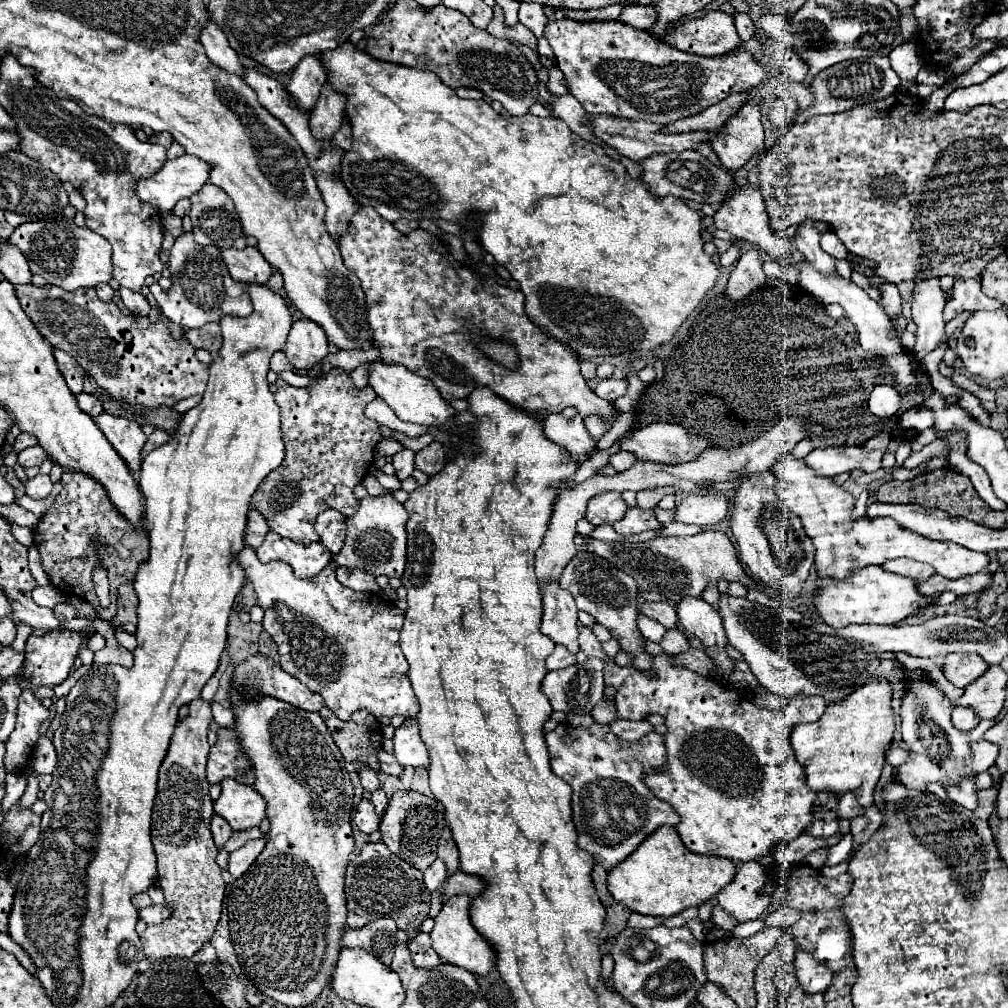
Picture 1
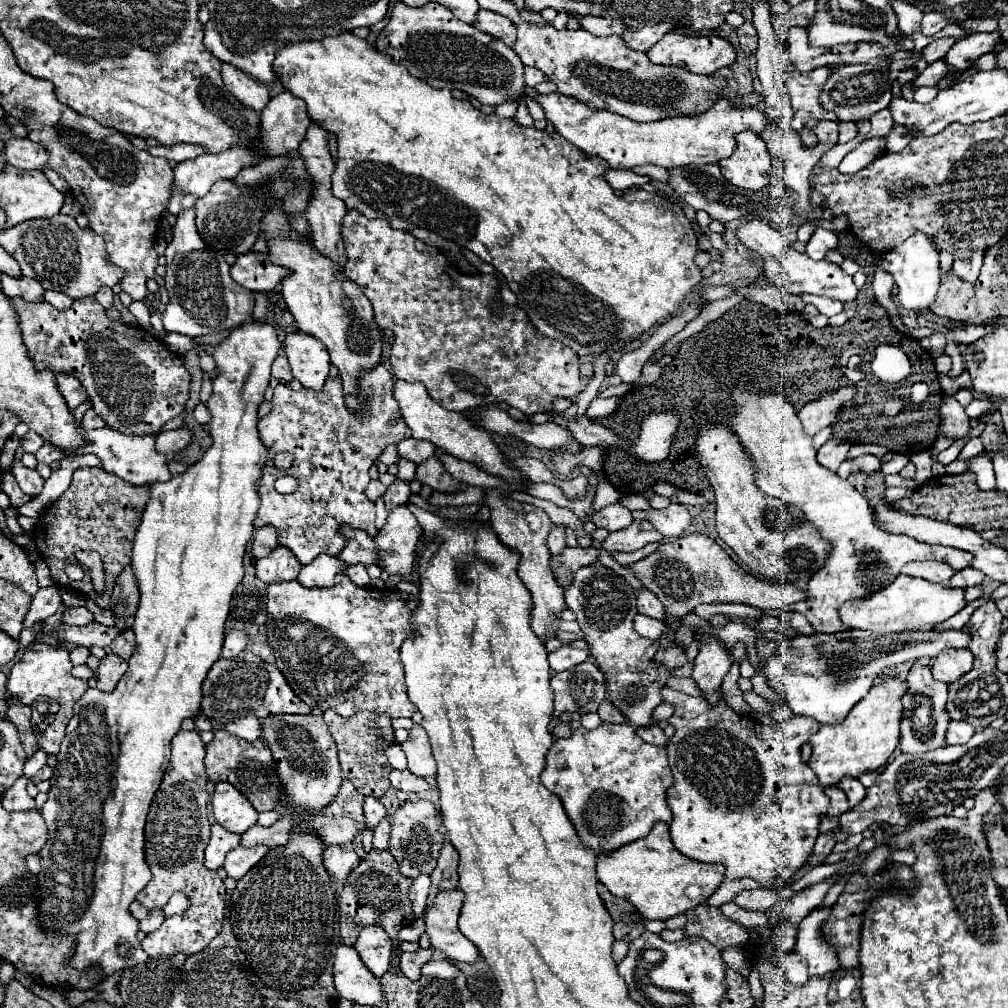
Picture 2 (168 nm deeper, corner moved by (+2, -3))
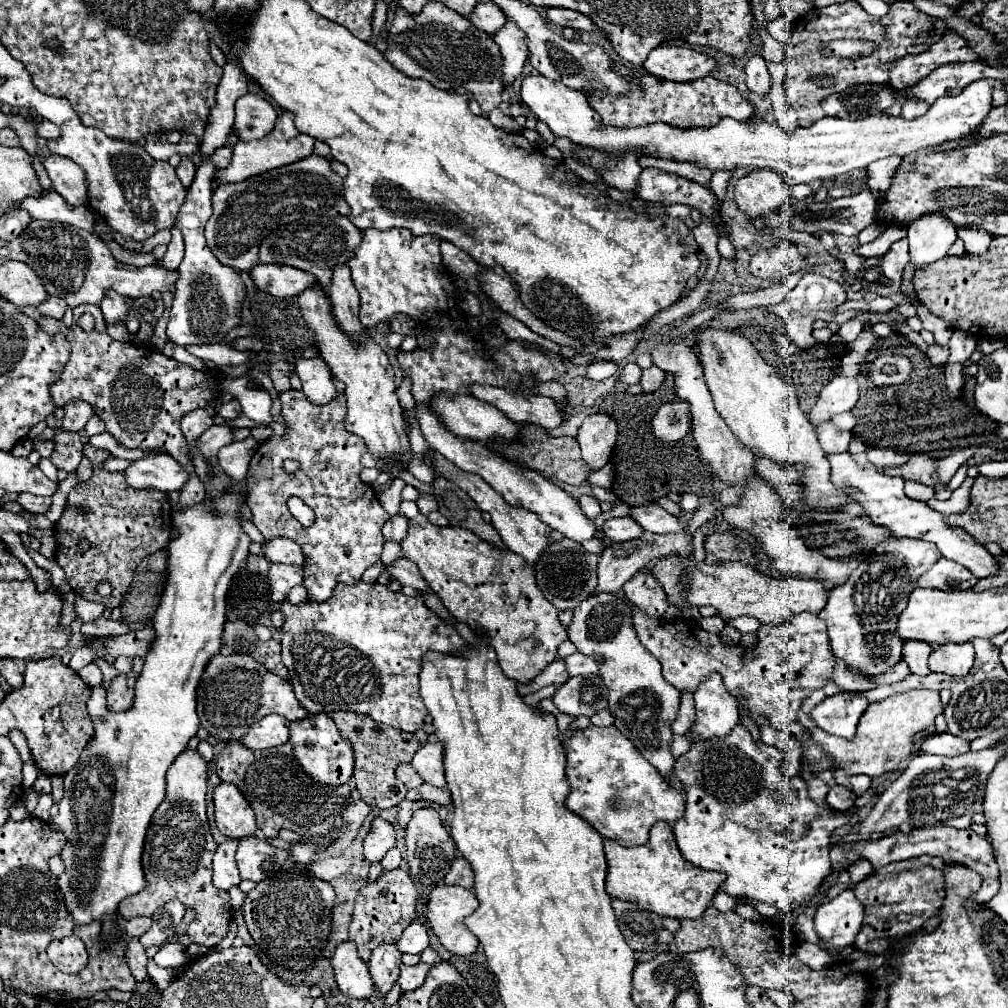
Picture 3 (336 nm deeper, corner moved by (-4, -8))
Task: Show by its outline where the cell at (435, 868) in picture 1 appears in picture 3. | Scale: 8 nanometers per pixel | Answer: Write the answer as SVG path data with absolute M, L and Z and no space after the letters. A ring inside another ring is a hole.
M415 919L399 937L399 941L395 943L399 947L401 953L421 953L427 945L429 945L429 935L427 935L427 927Z

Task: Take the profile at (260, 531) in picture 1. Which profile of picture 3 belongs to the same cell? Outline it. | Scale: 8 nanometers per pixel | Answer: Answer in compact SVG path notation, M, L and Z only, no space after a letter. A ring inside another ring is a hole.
M283 537L271 539L267 543L263 555L273 563L289 563L289 565L297 565L297 567L305 565L303 551L291 539L283 539Z

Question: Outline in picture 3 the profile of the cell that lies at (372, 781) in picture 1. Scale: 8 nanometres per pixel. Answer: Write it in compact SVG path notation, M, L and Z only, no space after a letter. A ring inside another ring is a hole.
M375 817L371 831L363 841L363 853L369 861L381 861L389 849L395 847L395 829L387 821Z

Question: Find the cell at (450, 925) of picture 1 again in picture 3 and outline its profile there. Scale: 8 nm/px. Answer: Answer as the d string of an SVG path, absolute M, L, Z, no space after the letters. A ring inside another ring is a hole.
M437 885L429 893L429 901L427 901L427 907L425 907L425 917L429 921L429 927L437 935L439 943L447 951L451 951L453 955L471 955L479 945L477 937L463 923L463 919L469 913L473 913L477 909L477 905L479 905L479 901L477 901L475 893L467 891L467 889L459 887L459 885Z

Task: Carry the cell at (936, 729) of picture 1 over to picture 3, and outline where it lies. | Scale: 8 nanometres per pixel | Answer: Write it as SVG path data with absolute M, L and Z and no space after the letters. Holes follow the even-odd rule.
M905 641L903 645L903 661L909 665L911 673L915 675L929 675L929 667L927 667L927 659L929 653L933 651L931 645L921 643L921 641Z

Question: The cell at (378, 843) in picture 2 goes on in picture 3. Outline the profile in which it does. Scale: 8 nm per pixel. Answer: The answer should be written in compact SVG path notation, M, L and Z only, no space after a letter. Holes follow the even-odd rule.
M395 847L393 851L389 851L389 853L385 855L385 859L381 861L381 865L383 865L385 869L397 869L397 867L401 867L401 853L399 853L399 849Z

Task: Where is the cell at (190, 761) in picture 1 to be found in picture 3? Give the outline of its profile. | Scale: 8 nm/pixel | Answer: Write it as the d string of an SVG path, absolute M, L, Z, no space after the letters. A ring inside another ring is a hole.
M183 751L167 771L167 795L157 807L151 825L147 829L143 847L143 873L147 887L119 903L121 917L153 915L153 911L165 901L179 899L187 909L197 911L197 919L189 923L189 937L199 945L219 945L229 931L233 909L229 893L219 891L211 883L211 859L217 851L217 843L211 835L205 815L205 791L207 791L207 763L197 751Z

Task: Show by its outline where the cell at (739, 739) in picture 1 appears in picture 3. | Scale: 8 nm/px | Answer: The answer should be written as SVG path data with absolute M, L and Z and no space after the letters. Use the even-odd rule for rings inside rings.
M737 725L729 737L695 741L691 751L675 763L675 775L687 793L685 815L675 823L675 839L689 863L727 875L725 893L737 899L763 901L775 905L779 911L793 911L809 903L831 873L831 833L849 823L849 815L817 807L807 797L805 779L795 777L789 781L783 777L781 761L783 753L777 747L753 743L751 733L743 725Z

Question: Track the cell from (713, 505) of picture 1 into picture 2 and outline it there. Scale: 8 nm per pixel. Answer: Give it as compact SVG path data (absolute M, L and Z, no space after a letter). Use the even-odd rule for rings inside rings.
M671 504L665 510L635 510L633 512L635 520L649 520L653 522L653 526L667 538L679 536L683 534L691 524L693 524L693 516L689 514L689 510L683 504Z

